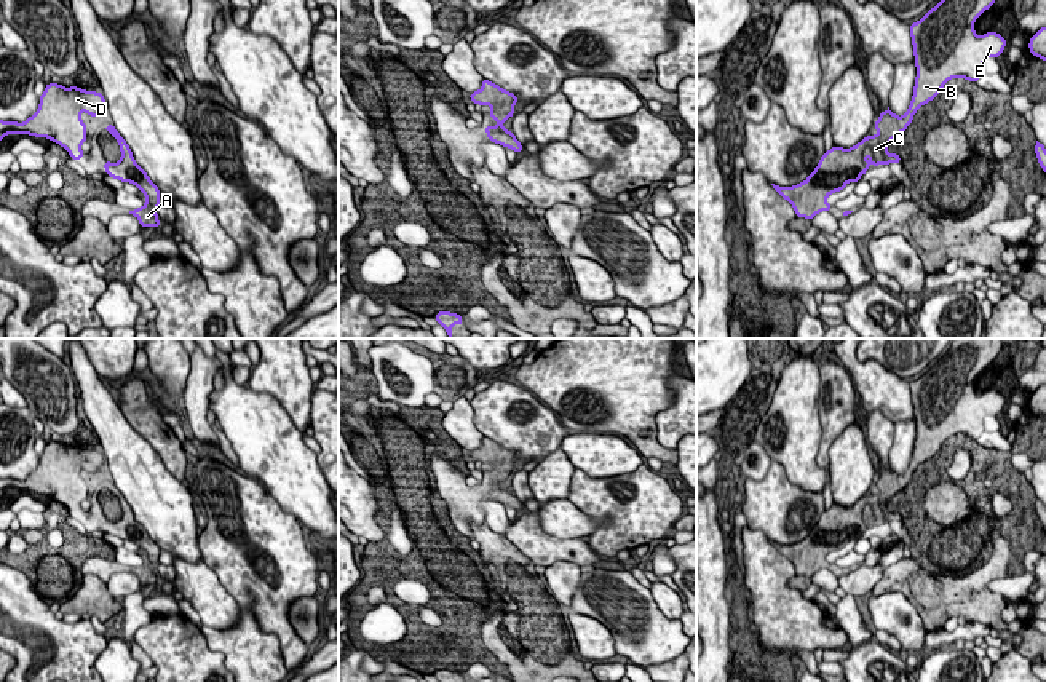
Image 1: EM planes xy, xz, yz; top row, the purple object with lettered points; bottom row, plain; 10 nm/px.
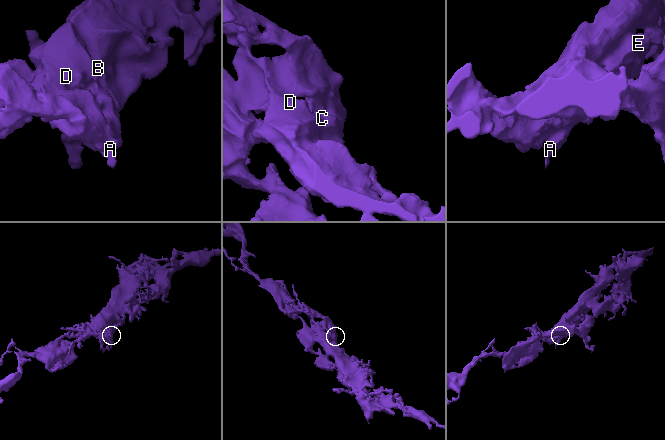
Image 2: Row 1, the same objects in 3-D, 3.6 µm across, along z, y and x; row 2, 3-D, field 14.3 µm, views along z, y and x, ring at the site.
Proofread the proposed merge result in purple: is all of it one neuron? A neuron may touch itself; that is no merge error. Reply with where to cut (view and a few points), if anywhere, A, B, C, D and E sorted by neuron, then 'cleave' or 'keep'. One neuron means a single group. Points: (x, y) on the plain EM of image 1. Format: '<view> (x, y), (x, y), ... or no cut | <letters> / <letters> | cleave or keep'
no cut | A B C D E | keep

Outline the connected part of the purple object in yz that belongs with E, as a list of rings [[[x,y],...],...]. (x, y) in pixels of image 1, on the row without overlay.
[[[952,339],[947,353],[926,374],[910,382],[917,436],[905,473],[897,474],[888,465],[874,482],[877,494],[869,492],[851,506],[834,503],[802,541],[771,541],[798,575],[813,577],[821,569],[832,569],[826,556],[843,548],[848,540],[859,540],[870,522],[901,521],[901,514],[889,513],[886,505],[905,489],[915,470],[933,458],[950,436],[963,434],[974,441],[984,433],[984,418],[998,415],[1006,398],[996,390],[977,395],[973,382],[1001,348],[1001,339]]]

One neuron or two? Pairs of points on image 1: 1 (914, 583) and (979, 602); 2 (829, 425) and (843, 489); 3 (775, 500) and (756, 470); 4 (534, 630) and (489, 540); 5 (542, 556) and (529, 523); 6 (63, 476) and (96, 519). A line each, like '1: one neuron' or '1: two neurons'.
1: one neuron
2: two neurons
3: two neurons
4: one neuron
5: one neuron
6: one neuron

